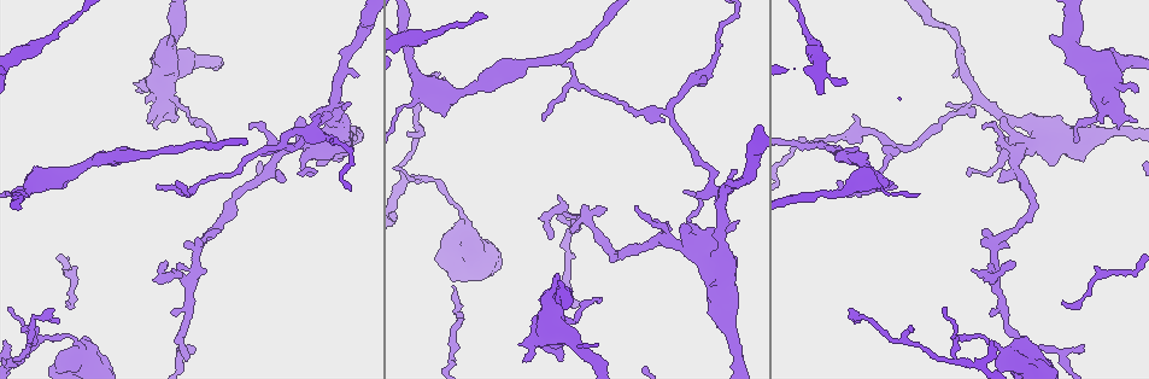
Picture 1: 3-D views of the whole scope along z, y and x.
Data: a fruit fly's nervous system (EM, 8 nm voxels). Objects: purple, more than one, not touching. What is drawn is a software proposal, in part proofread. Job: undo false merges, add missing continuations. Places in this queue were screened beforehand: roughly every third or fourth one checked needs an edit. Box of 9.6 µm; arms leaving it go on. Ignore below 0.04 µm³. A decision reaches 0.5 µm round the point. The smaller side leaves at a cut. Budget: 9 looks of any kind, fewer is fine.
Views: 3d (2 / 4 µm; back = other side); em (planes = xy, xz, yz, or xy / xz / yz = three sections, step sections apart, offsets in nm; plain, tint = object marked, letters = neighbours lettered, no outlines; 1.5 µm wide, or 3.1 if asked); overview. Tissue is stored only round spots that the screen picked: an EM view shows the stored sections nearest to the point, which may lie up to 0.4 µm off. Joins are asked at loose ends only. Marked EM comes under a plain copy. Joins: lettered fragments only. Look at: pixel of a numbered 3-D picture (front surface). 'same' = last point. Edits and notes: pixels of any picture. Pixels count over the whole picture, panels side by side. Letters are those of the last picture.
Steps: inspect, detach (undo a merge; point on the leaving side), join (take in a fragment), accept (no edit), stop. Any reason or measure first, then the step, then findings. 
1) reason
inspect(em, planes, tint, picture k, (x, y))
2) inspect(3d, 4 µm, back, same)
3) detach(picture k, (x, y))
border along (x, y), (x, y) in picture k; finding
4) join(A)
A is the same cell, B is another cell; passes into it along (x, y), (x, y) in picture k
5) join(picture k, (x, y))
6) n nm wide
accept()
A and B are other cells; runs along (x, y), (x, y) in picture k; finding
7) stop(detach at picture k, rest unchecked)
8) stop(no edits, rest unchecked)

free end
inspect(em, planes, letters, picture 1, (444, 78))

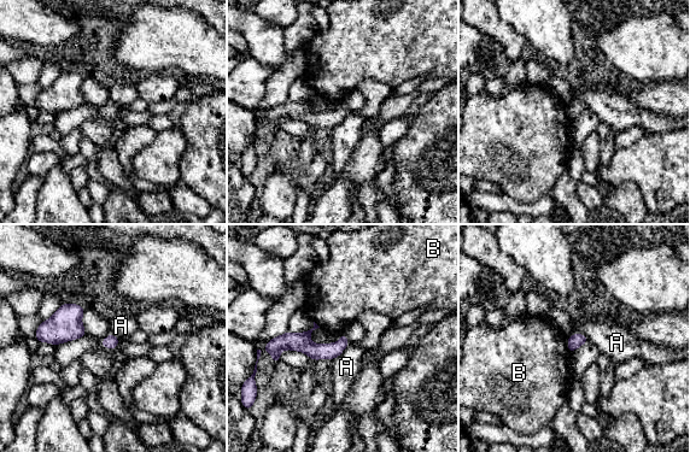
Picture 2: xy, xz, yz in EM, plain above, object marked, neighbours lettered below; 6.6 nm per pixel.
90 nm wide; A touches over 170 nm
accept()
A and B are other cells; none of them fits

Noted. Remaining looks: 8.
sudden change in width
inspect(em, yz, step 4, tint, picture 1, (80, 343))

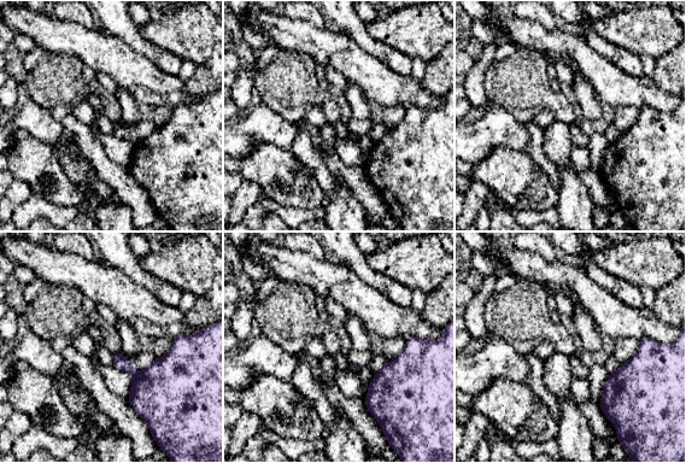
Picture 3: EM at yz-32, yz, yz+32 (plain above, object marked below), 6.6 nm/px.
inspect(em, planes, letters, same)

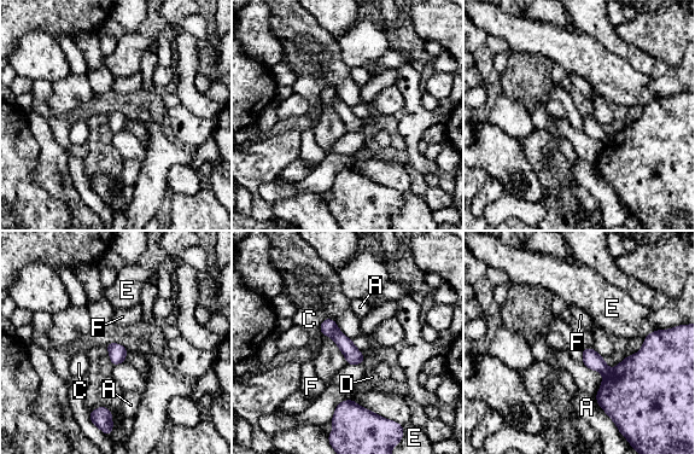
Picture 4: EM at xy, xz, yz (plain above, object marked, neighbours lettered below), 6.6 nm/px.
A touches over 240 nm
detach(picture 4, (591, 359))
A, C, D, E and F are other cells; two neurons meet here

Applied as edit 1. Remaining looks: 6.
thin end
inspect(em, xy, step 8, tint, picture 1, (601, 298))

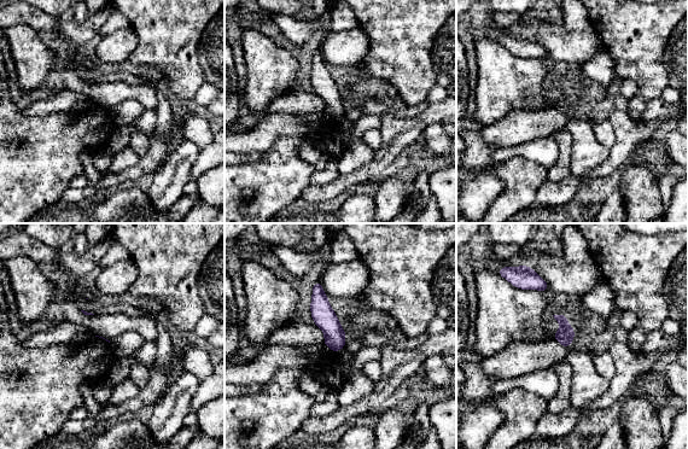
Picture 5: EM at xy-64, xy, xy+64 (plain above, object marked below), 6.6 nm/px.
another direction
inspect(em, xz, step 4, letters, same)

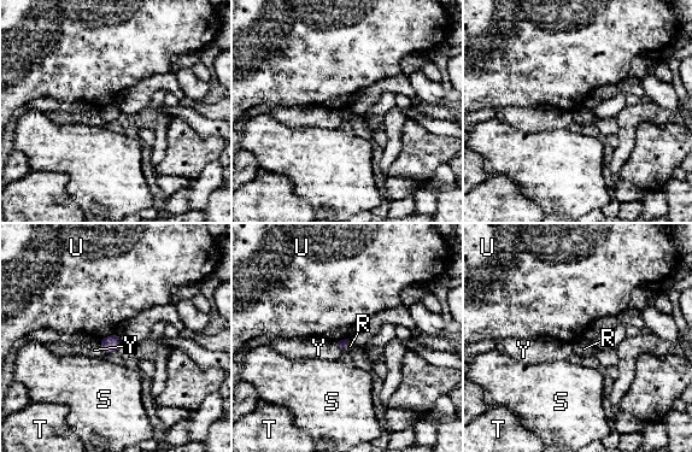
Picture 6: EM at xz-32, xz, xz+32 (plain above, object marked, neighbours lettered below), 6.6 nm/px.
accept()
R, S, T, U and Y are other cells; border along (116, 334), (99, 340) in picture 6; none of them fits

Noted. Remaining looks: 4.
stop(detach at picture 4, rest unchecked)

